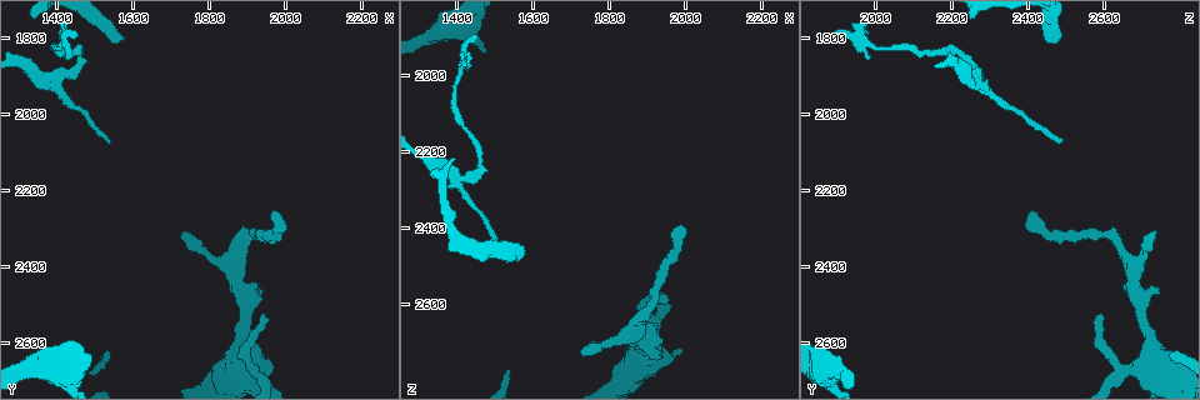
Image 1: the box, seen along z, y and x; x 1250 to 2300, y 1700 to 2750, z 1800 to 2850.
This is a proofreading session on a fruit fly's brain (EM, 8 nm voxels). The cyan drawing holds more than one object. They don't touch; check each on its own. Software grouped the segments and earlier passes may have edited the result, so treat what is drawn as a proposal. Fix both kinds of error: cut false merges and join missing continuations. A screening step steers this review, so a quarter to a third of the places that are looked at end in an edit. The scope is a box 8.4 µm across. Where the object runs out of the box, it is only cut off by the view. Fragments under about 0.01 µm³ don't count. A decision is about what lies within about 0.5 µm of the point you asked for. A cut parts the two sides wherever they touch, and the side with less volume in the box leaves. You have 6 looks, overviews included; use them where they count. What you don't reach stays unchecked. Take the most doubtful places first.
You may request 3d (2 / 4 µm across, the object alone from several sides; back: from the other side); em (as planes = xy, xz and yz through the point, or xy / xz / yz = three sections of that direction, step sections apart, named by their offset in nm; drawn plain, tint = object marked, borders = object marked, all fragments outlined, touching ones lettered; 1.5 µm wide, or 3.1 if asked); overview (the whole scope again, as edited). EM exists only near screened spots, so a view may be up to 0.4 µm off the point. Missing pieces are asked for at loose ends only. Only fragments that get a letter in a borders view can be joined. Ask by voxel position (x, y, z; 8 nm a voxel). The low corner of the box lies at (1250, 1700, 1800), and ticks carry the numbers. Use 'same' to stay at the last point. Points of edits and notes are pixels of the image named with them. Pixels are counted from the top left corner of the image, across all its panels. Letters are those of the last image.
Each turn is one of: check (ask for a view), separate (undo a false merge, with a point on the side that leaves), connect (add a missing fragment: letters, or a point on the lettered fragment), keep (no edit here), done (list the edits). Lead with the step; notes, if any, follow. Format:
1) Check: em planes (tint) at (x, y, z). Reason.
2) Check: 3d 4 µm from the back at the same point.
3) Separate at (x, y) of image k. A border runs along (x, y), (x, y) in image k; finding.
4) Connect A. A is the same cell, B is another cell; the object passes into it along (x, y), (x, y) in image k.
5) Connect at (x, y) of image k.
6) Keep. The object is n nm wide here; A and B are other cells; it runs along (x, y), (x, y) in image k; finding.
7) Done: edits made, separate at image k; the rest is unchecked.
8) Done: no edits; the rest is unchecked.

Check: em yz step 8 (borders) at (1570, 1800, 2450). An open end.

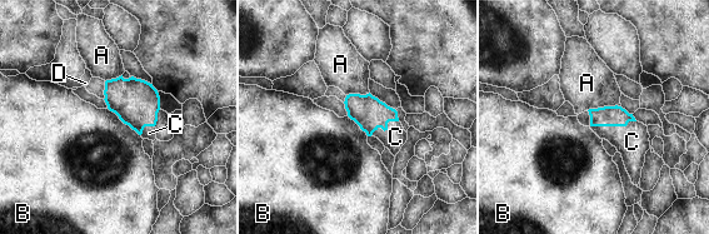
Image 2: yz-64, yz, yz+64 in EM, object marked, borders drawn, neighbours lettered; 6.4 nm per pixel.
Connect C. C is the same cell, A, B and D are other cells; the object passes into it along (615, 115), (613, 125), (632, 142) in image 2; the cell continues.

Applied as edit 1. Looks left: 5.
Check: em planes (borders) at (1450, 1775, 1890).

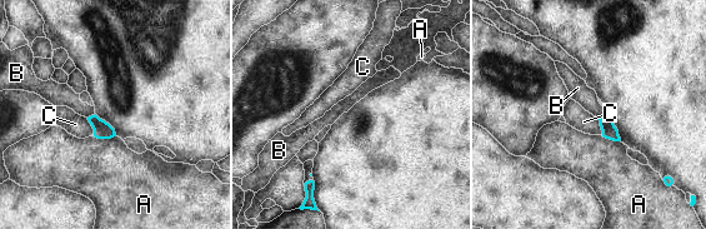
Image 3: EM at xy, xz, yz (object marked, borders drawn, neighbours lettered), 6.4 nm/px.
Keep. A, B and C are other cells; none of them fits.

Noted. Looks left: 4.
Check: 3d 4 µm at (1940, 2520, 2590). An open end.

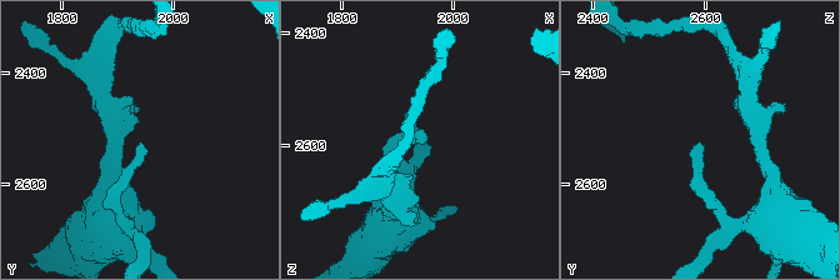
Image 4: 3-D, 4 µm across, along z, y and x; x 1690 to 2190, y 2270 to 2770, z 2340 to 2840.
Check: em yz step 4 (borders) at (1935, 2530, 2590). Need the tissue.

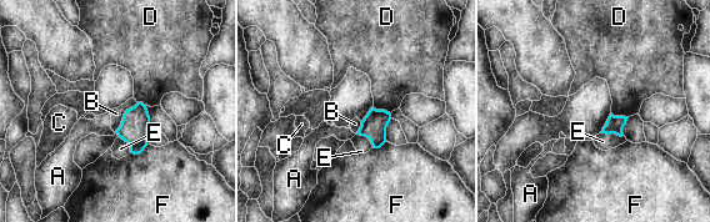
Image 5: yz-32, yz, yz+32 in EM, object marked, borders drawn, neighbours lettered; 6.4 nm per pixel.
Check: em planes (borders) at the same point.

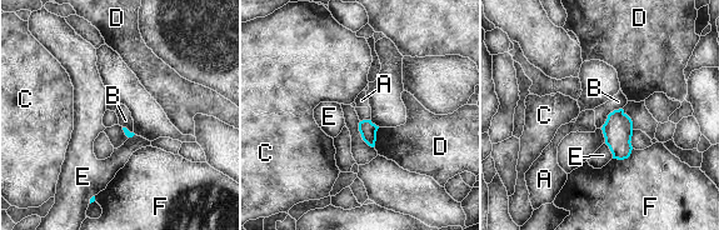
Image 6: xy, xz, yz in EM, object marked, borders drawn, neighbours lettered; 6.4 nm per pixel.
Keep. A, B, C, D, E and F are other cells; a border runs along (622, 108), (614, 109), (602, 128) in image 6; no lettered fragment goes on from it.

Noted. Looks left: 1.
Done: edits made, connect at image 2; the rest is unchecked.

